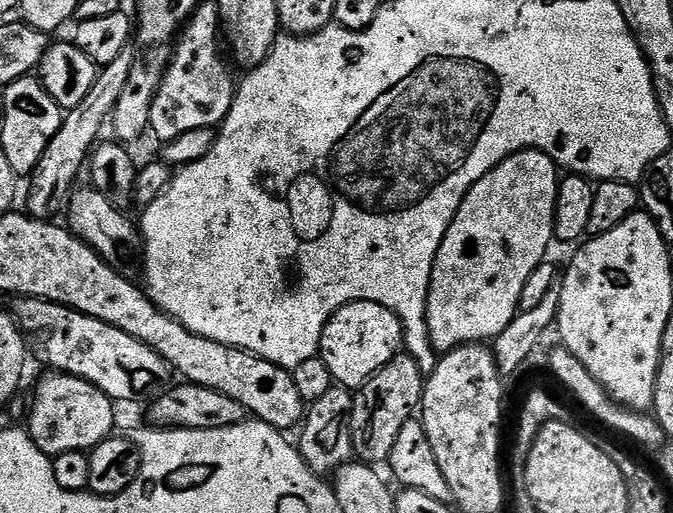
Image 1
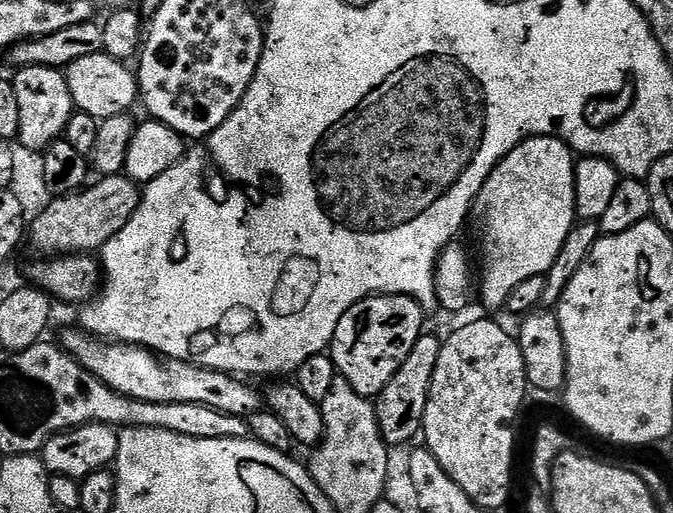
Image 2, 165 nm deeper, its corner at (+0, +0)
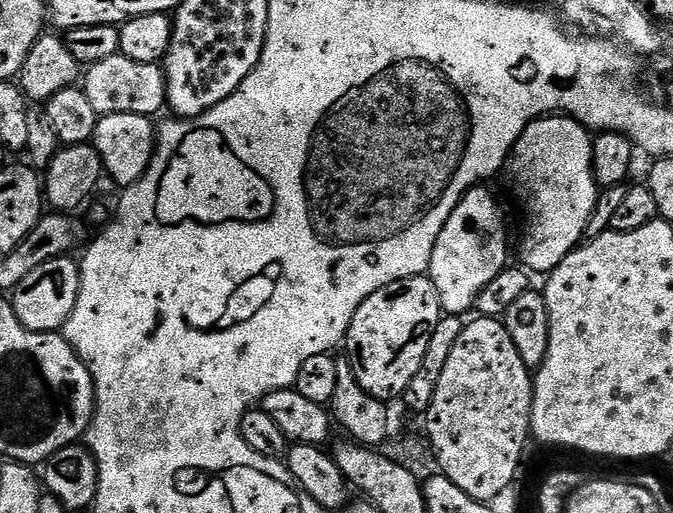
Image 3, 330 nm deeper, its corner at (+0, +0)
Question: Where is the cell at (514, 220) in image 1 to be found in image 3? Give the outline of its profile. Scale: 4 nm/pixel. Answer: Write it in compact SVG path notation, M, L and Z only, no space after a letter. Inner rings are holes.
M553 114L550 116L542 116L539 120L531 120L526 126L526 130L522 130L522 134L516 139L516 145L512 147L510 153L510 168L512 164L512 180L516 183L516 192L520 195L520 200L524 203L524 216L528 221L524 224L524 237L520 240L520 256L523 267L529 273L541 272L547 274L552 272L562 261L571 254L576 247L584 240L584 231L590 222L590 214L594 214L594 206L596 205L596 197L598 195L598 185L596 176L592 173L592 141L594 139L593 133L589 132L587 128L581 126L578 121L573 120L567 114Z

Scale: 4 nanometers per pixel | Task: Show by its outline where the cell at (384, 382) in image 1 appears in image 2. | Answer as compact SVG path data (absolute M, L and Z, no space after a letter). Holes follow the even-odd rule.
M421 335L420 340L410 350L406 362L398 366L398 374L386 382L379 396L375 397L376 418L382 438L390 446L407 445L421 435L426 410L426 398L430 394L430 378L434 378L434 366L438 366L438 354L442 343L441 337Z

